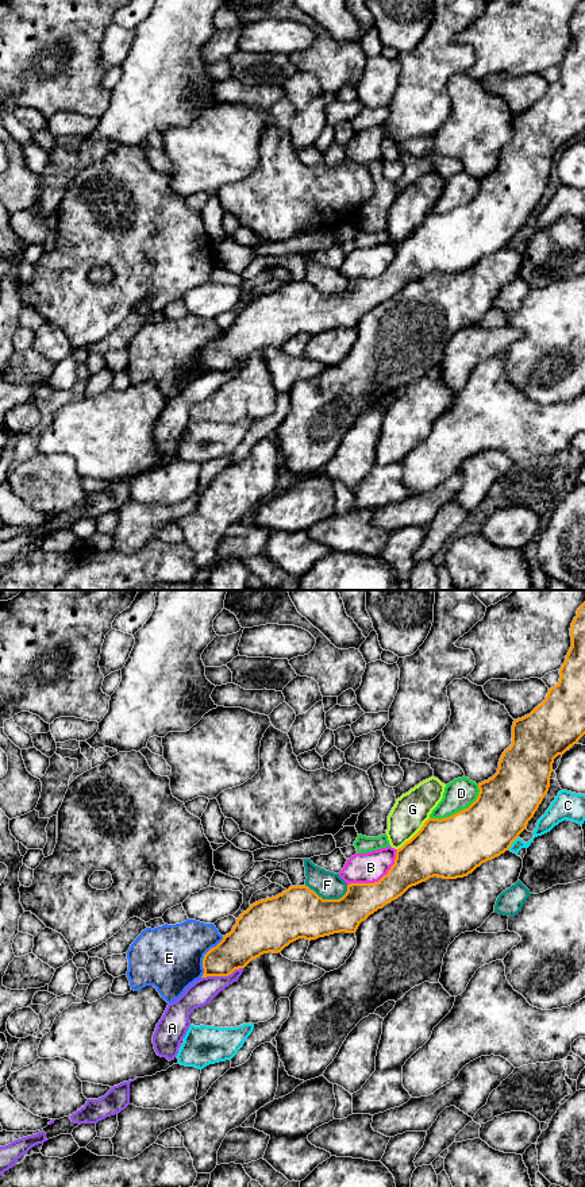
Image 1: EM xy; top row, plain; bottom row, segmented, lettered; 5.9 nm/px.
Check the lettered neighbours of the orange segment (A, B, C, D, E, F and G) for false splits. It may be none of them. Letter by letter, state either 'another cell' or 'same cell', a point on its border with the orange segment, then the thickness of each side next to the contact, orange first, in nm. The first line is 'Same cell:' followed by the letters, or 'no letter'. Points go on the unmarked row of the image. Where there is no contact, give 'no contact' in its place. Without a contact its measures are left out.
Same cell: A
A: same cell | xy (222, 370) | 220/150 nm
B: another cell | xy (380, 274) | 240/180 nm
C: another cell | xy (512, 236) | 340/100 nm
D: another cell | xy (461, 205) | 360/180 nm
E: another cell | xy (204, 351) | 220/380 nm
F: another cell | xy (327, 295) | 300/160 nm
G: another cell | xy (415, 230) | 360/220 nm

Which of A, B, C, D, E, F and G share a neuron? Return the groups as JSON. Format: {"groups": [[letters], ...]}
{"groups": [["A"], ["B", "G"], ["C"], ["D"], ["E"], ["F"]]}

